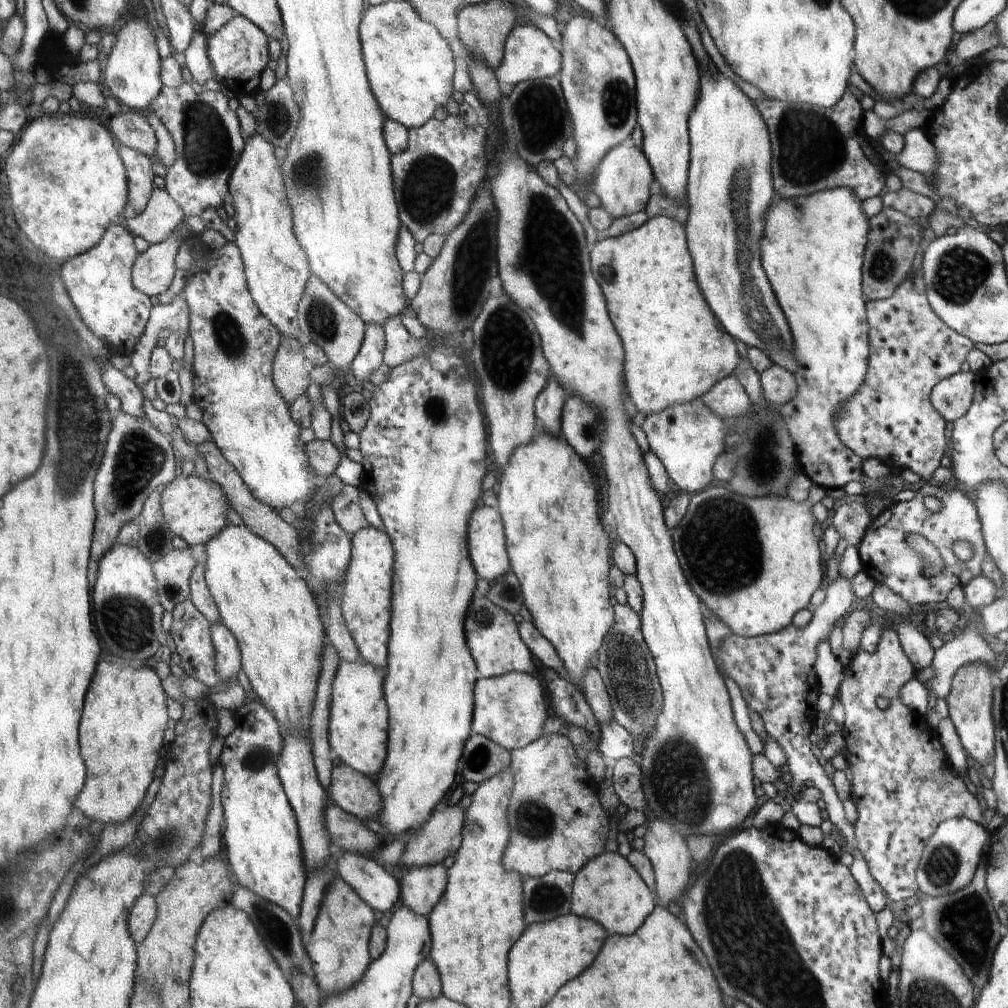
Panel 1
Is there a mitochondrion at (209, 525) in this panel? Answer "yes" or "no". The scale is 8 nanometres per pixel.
no

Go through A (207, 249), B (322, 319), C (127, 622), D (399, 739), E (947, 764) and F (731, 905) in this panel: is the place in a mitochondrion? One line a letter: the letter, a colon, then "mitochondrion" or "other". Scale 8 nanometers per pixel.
A: other
B: mitochondrion
C: mitochondrion
D: other
E: other
F: mitochondrion

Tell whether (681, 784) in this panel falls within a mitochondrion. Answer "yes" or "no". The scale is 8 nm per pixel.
yes

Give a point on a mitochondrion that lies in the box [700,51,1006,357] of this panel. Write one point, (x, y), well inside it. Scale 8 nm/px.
(810, 151)

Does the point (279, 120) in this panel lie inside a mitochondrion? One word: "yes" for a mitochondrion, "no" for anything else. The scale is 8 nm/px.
yes

